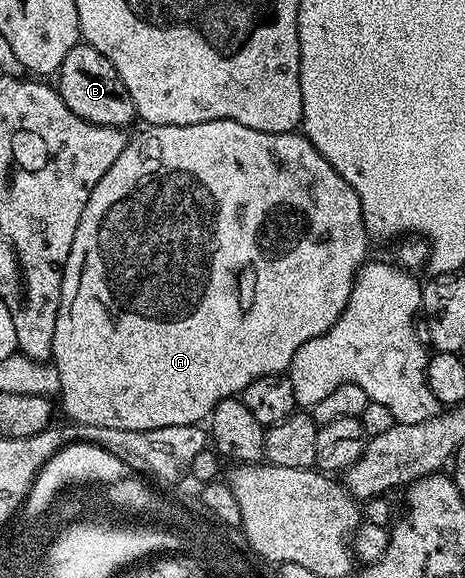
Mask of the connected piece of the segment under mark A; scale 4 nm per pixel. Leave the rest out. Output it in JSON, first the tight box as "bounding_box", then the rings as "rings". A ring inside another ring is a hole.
{"bounding_box":[51,120,370,432],"rings":[[[211,120],[202,122],[194,126],[166,126],[165,124],[154,124],[143,129],[135,137],[129,139],[122,154],[114,158],[114,166],[102,174],[102,182],[94,186],[90,198],[86,202],[86,210],[82,210],[82,218],[78,222],[78,230],[74,230],[74,246],[70,246],[70,254],[66,258],[64,267],[64,277],[62,278],[62,294],[60,295],[60,305],[58,306],[58,322],[54,326],[54,338],[52,339],[51,363],[55,364],[60,375],[60,390],[58,408],[65,412],[67,419],[73,424],[85,424],[87,428],[94,426],[106,426],[110,430],[134,430],[135,432],[145,432],[146,430],[162,430],[162,426],[186,426],[187,424],[200,424],[211,417],[213,410],[218,406],[218,402],[231,400],[239,397],[250,382],[254,382],[263,376],[279,376],[287,373],[292,365],[294,354],[310,338],[318,338],[338,322],[342,310],[346,310],[346,302],[352,293],[352,287],[356,284],[356,274],[360,267],[369,259],[368,243],[370,237],[364,219],[362,218],[362,206],[358,194],[354,194],[354,186],[318,154],[318,150],[309,141],[308,137],[295,132],[259,132],[250,130],[250,126],[242,126],[242,122],[230,122],[229,120]]]}

